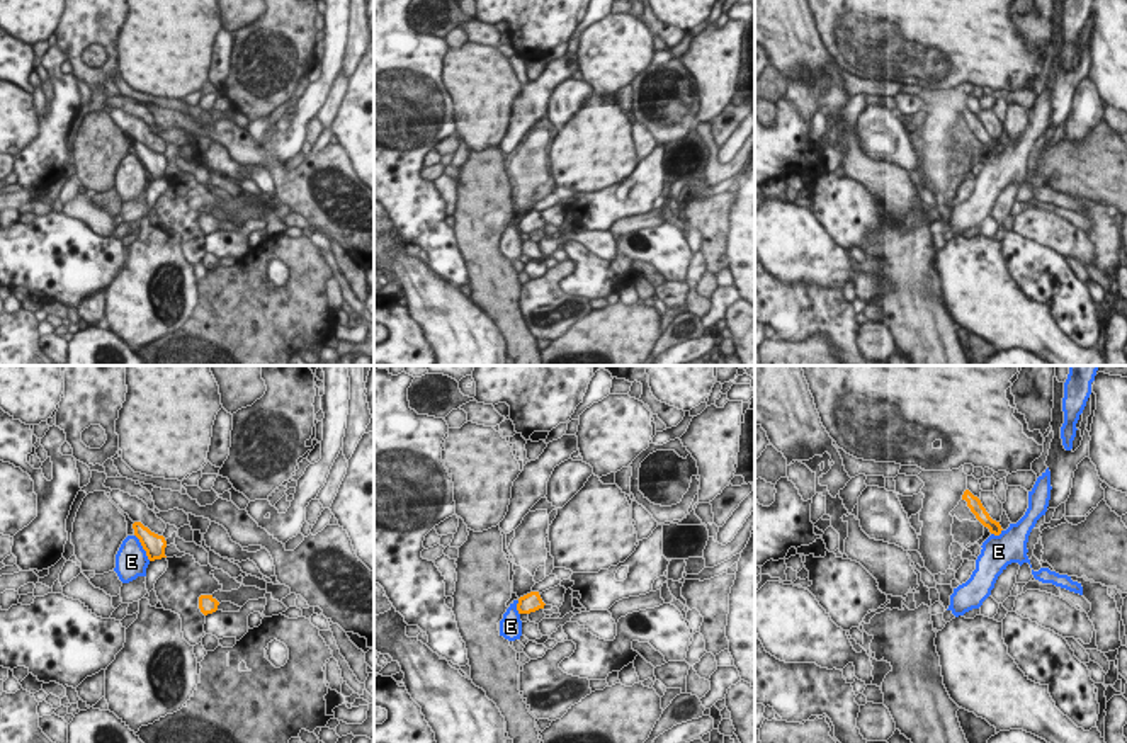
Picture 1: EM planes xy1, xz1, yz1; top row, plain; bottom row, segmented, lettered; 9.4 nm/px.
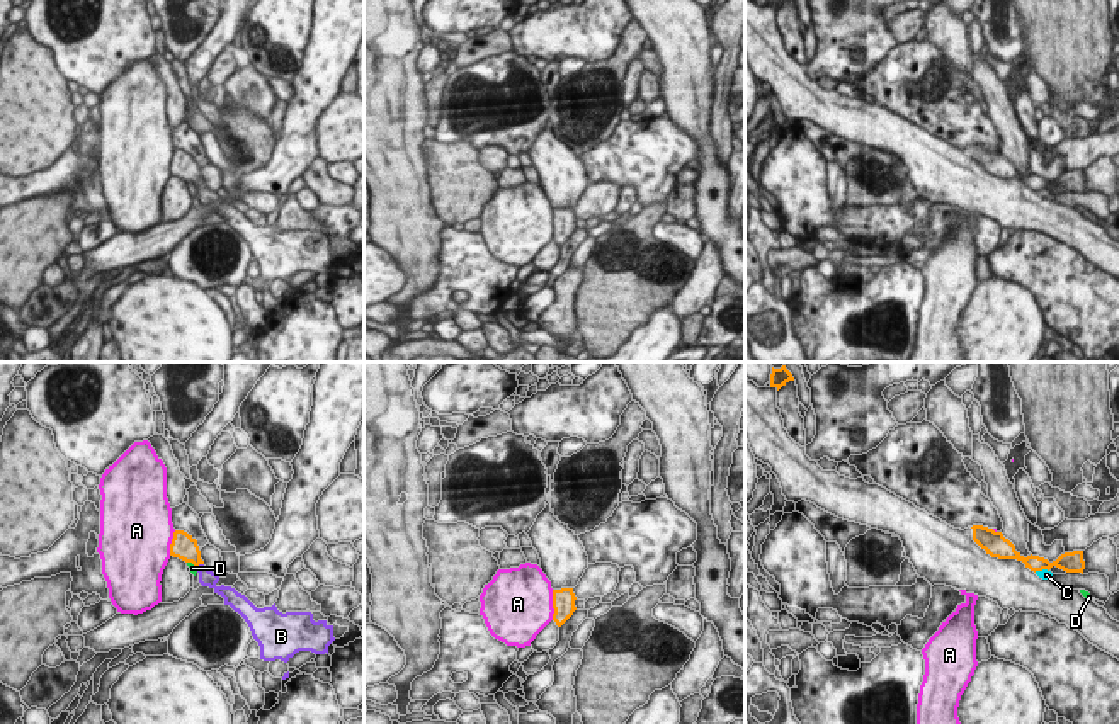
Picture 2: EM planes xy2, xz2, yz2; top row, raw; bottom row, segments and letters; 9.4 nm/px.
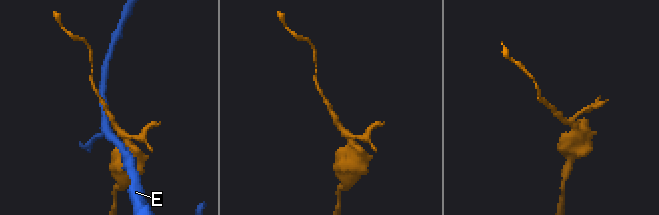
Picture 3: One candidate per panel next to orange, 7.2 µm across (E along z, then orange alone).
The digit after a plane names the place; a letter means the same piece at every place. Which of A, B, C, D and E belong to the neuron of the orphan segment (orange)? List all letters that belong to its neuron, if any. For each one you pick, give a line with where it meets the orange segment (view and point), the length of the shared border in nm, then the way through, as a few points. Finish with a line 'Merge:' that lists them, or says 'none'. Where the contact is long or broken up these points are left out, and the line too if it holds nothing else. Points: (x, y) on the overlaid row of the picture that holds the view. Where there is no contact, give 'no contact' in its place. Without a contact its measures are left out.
B: contact xy2 (199, 563); length 90 nm; way xy2 (182, 546), (199, 563), (206, 578)
Merge: B

